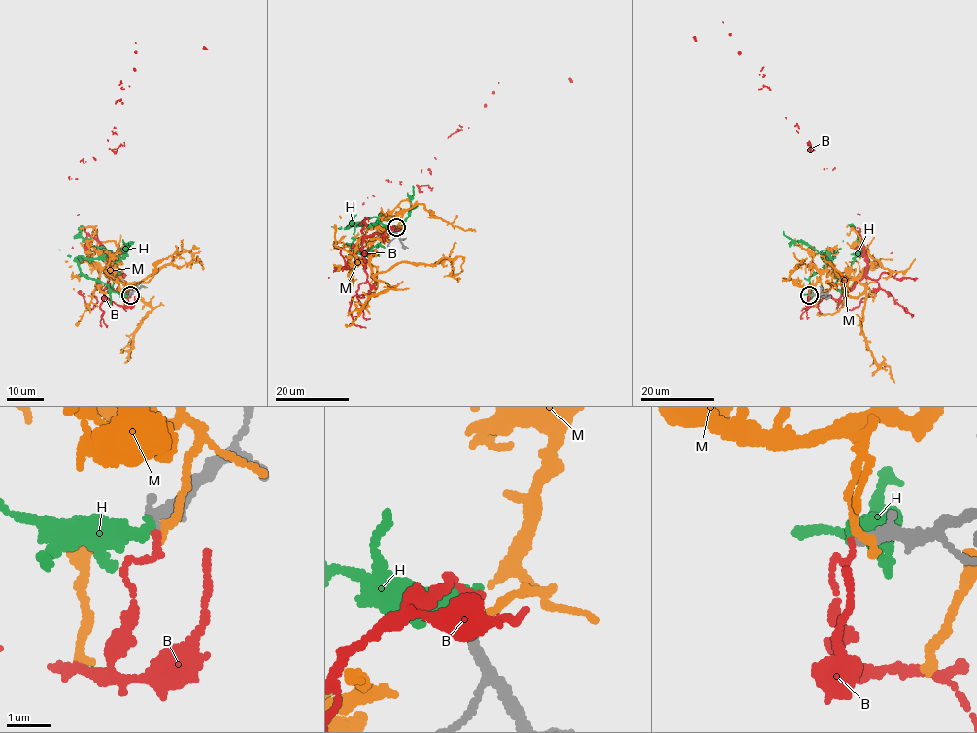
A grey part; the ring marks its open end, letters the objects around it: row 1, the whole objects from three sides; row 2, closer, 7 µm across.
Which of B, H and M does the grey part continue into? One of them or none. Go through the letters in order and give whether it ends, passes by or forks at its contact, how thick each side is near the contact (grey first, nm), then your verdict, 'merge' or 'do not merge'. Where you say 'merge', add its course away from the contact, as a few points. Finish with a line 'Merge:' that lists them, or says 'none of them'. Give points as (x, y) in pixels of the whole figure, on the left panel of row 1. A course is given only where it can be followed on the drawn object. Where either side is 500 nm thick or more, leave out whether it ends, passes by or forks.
B: it passes by; 280 nm thick on the grey side, 90 nm on the other; do not merge
H: it ends there; 280 nm thick on the grey side, 400 nm on the other; do not merge
M: it ends there; 320 nm thick on the grey side, 190 nm on the other; do not merge
Merge: none of them

